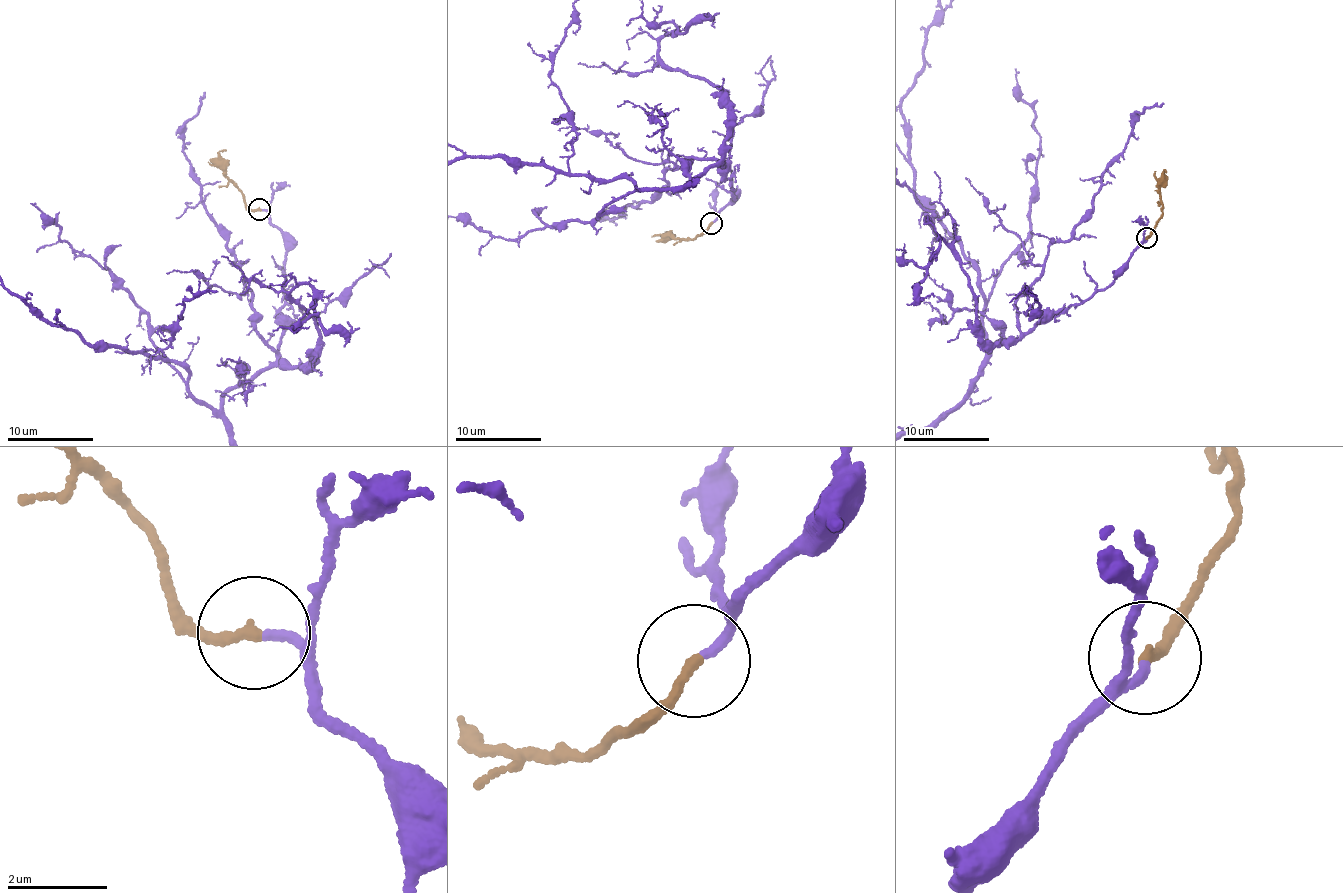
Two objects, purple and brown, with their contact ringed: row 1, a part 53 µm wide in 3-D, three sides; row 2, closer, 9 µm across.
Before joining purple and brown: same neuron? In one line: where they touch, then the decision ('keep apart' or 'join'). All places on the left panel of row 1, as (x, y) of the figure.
place (259, 209); join

